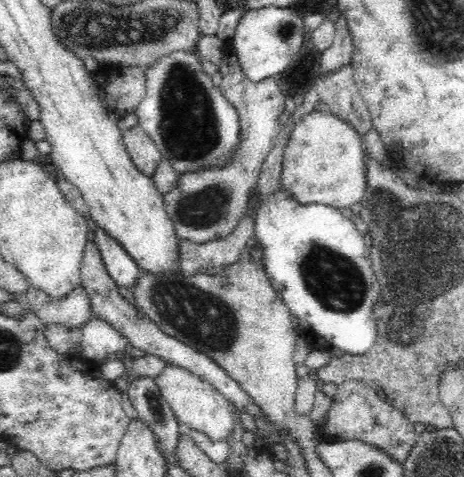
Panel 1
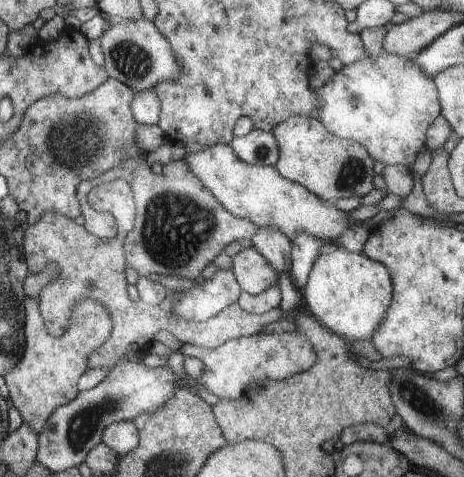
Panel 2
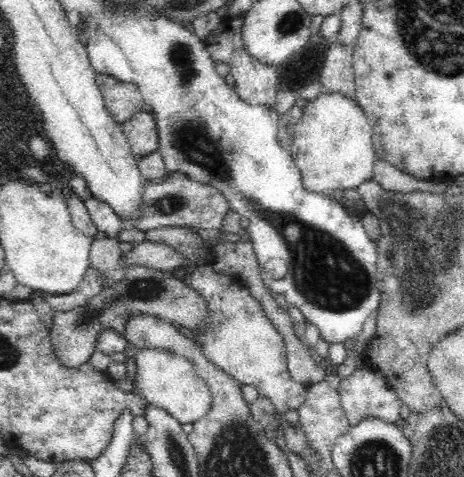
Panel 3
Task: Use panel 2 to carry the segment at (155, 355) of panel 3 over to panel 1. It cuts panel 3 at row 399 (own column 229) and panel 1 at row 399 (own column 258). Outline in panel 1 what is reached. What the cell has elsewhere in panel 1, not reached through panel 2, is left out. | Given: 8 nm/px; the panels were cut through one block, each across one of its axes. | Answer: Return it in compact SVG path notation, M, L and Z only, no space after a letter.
M166 364L164 370L154 380L156 380L156 386L160 388L162 396L166 398L166 402L172 406L172 410L182 426L204 432L214 442L220 442L220 440L226 442L230 438L230 434L236 426L234 416L240 416L242 410L238 410L226 396L218 394L214 390L214 386L210 386L208 382L204 382L202 378L198 378L190 370L180 368L180 366L172 366L172 364Z

